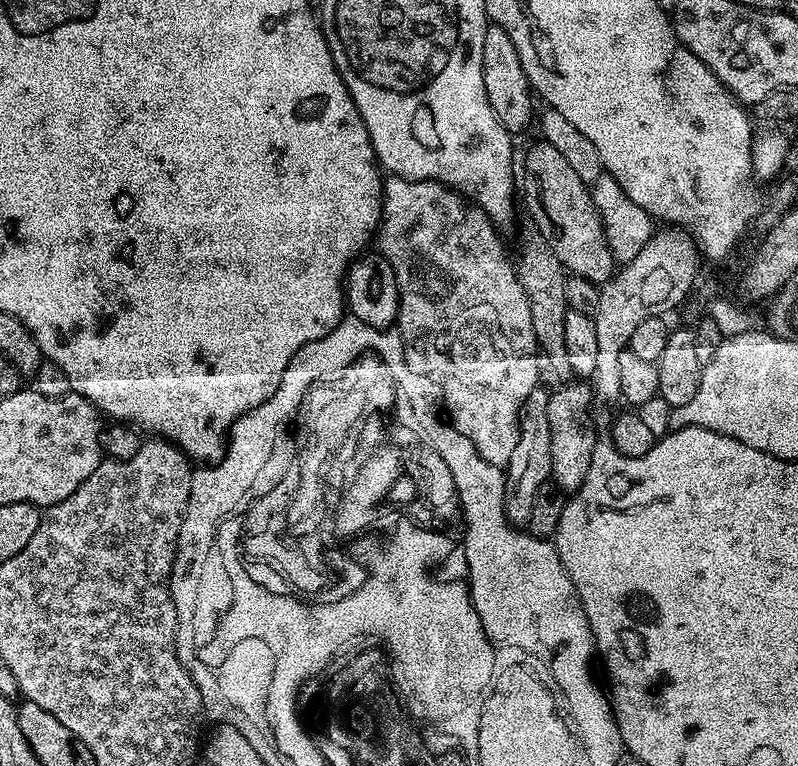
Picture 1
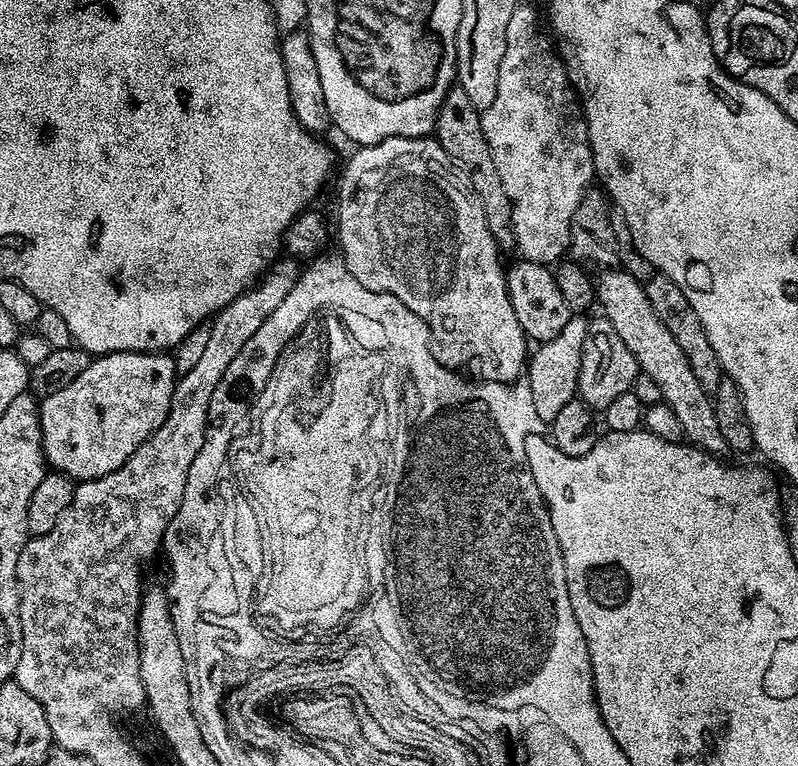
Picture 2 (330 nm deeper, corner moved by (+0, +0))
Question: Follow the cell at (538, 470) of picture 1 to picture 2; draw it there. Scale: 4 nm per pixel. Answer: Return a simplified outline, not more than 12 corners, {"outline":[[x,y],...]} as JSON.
{"outline":[[572,314],[526,364],[541,422],[577,399],[588,320]]}

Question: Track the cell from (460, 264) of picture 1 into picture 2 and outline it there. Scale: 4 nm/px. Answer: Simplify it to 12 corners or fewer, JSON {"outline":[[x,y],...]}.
{"outline":[[431,135],[355,149],[346,270],[444,368],[521,379],[530,341],[467,171]]}

